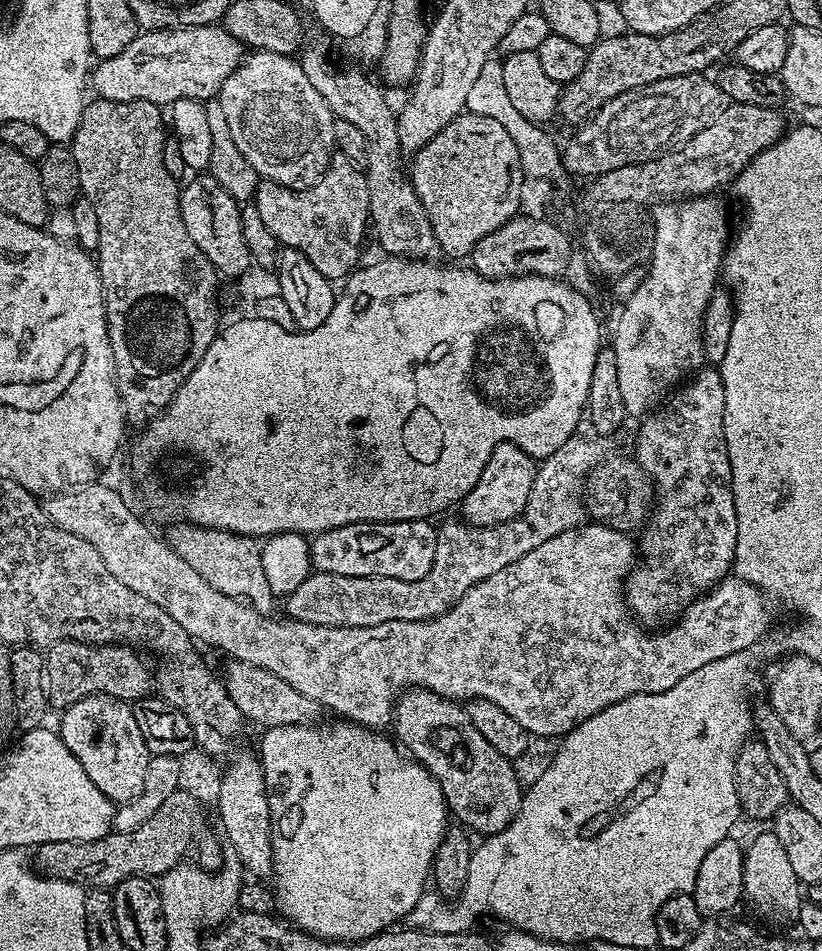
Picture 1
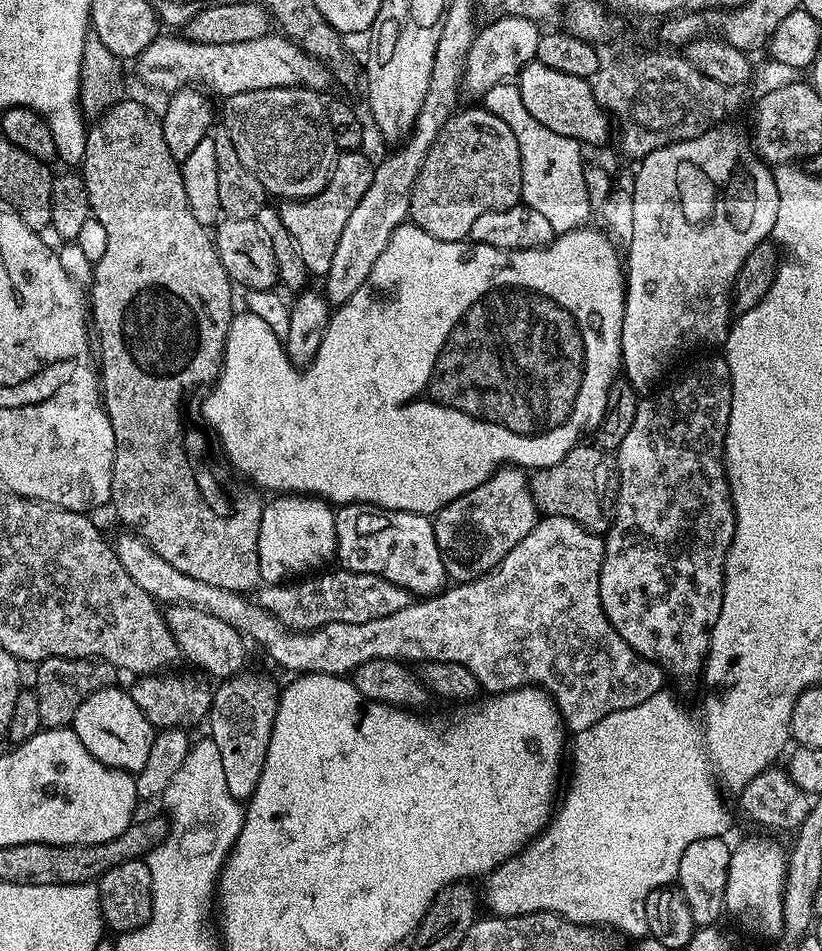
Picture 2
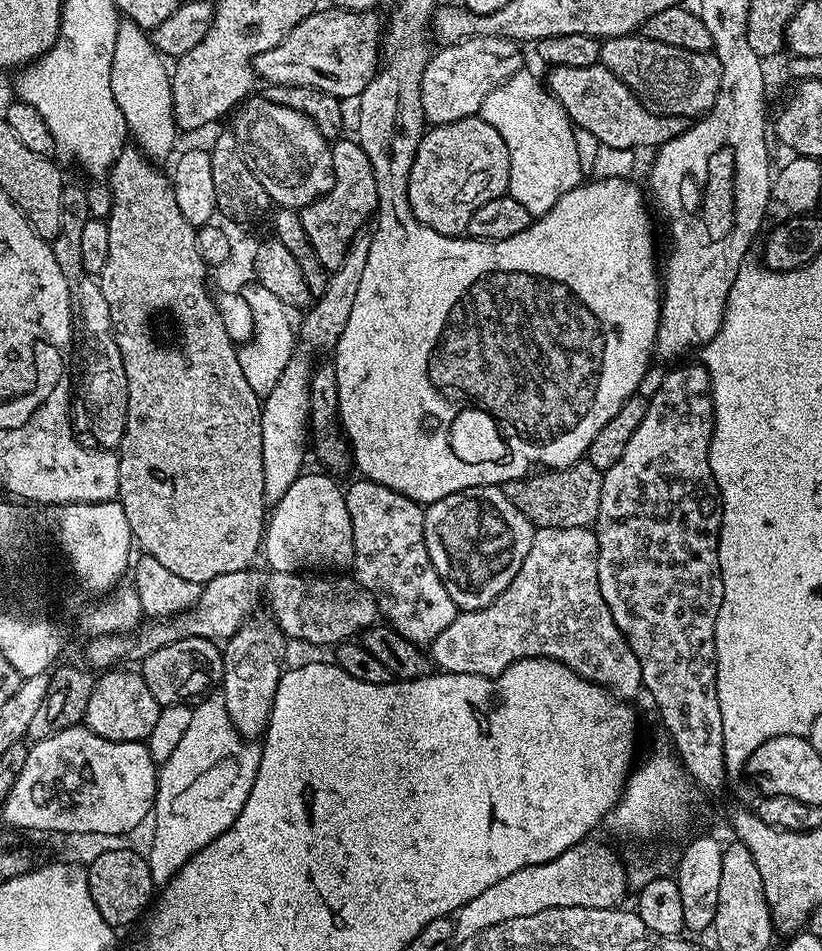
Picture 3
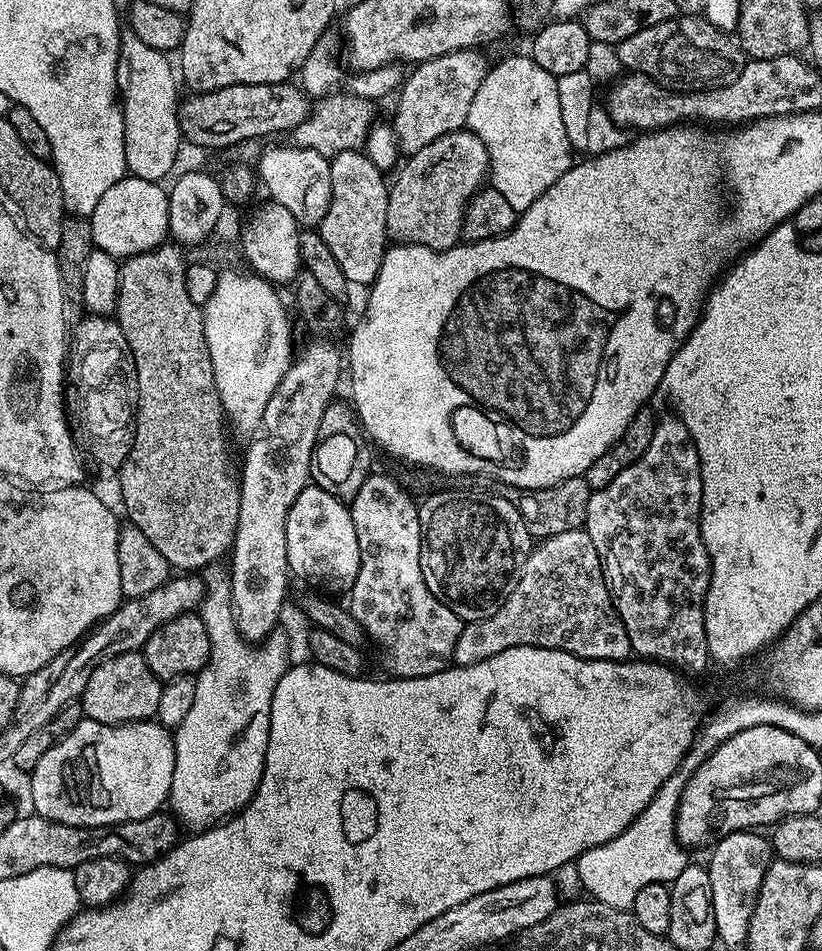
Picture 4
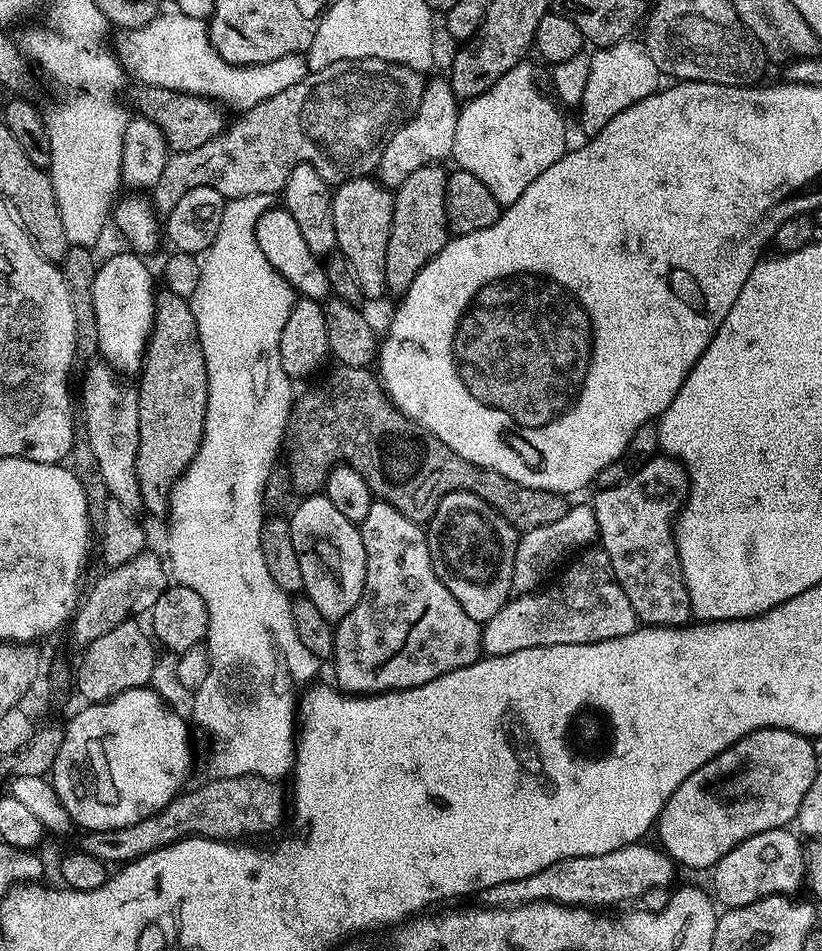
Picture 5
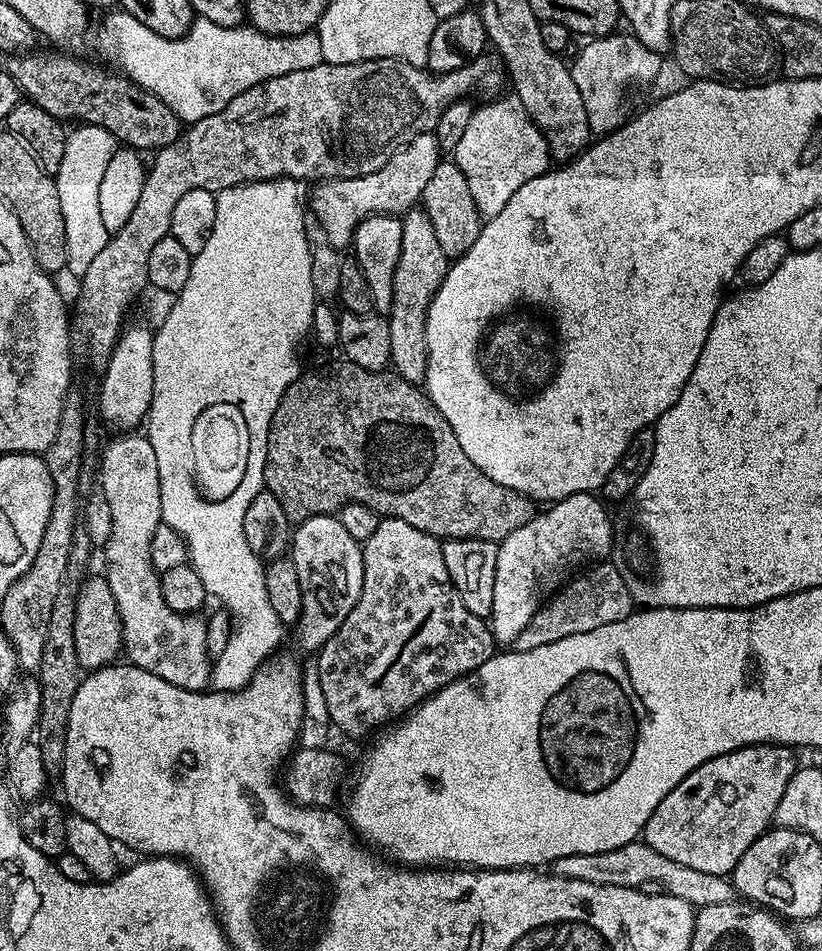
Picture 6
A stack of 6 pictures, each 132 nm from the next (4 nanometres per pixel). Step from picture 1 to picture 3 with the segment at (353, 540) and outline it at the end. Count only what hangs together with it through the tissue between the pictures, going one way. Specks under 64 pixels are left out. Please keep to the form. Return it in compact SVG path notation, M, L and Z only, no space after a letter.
M356 478L352 485L347 485L344 497L346 510L350 510L350 526L354 530L356 583L376 599L379 615L394 631L419 646L431 645L432 640L438 638L438 634L442 634L450 622L454 622L458 609L454 598L446 594L446 586L442 586L442 578L438 578L438 570L434 570L430 554L426 554L424 508L415 500L398 494L398 490L390 490L390 486L363 478Z

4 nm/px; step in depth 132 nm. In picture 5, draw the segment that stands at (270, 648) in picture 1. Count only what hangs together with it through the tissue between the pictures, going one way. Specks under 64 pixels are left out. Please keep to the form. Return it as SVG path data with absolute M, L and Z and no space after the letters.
M592 546L581 551L564 570L549 588L544 586L513 595L494 618L483 621L480 650L484 656L514 654L518 650L546 646L606 642L610 638L622 638L637 628L634 606L630 606L626 590L618 586L618 578L614 578L610 558L603 548Z

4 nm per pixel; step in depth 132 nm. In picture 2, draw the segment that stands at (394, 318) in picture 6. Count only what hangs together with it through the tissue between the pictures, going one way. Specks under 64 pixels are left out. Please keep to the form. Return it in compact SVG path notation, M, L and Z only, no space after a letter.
M483 106L463 108L453 112L446 126L442 126L418 170L410 194L408 214L411 223L426 230L426 234L434 234L434 238L439 240L463 240L470 234L470 226L474 226L475 220L486 214L486 210L506 210L521 203L522 158L514 130Z

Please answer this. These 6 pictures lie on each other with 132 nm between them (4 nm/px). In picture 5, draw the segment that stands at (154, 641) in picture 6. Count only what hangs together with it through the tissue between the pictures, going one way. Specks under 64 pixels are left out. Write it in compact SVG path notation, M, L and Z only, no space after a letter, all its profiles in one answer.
M92 362L84 372L84 381L80 384L80 396L84 399L84 428L88 445L94 450L94 458L98 458L98 470L102 470L102 482L106 482L108 494L122 506L130 510L141 507L140 487L136 473L136 459L138 458L138 392L135 387L127 384L125 377L106 362Z

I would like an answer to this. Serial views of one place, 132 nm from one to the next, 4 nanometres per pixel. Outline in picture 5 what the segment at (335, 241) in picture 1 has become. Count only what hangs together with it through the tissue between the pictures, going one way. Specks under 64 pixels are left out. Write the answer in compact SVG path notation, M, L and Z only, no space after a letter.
M359 176L335 185L332 193L334 232L339 255L354 266L358 274L358 286L362 286L364 300L380 300L388 292L386 282L386 246L390 242L390 226L394 218L393 189L380 183L372 176Z

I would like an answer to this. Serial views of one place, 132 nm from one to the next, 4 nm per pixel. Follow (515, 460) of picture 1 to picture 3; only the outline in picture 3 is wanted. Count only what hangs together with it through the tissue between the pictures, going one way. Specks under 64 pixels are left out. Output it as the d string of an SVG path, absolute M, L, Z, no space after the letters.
M483 484L466 490L458 490L454 494L446 494L438 502L424 508L424 541L426 554L430 554L430 562L434 570L438 570L438 578L442 578L442 586L446 586L446 594L454 598L457 609L473 612L479 608L490 606L514 582L514 574L522 570L522 562L526 562L526 554L530 554L530 542L534 538L536 528L506 498L503 487L494 484Z

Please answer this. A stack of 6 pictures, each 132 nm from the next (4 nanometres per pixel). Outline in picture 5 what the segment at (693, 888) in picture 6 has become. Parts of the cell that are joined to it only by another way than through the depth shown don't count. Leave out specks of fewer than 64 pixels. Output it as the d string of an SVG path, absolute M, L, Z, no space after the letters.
M646 842L627 844L610 854L575 856L554 862L530 878L514 878L514 882L498 882L483 893L487 907L492 910L504 908L518 909L523 904L533 904L539 900L553 900L555 904L570 904L593 910L607 909L607 904L624 904L627 900L639 901L646 890L668 888L678 873L671 856L659 847L650 848Z

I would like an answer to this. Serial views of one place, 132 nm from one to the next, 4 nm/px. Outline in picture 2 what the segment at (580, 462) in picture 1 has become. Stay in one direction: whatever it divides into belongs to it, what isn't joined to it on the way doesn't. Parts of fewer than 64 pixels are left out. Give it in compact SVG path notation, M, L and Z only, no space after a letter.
M332 570L309 575L299 582L281 582L261 587L258 602L265 612L298 632L312 632L330 622L374 622L374 618L398 614L398 610L406 610L406 606L413 603L411 592L381 576L347 570L328 571Z

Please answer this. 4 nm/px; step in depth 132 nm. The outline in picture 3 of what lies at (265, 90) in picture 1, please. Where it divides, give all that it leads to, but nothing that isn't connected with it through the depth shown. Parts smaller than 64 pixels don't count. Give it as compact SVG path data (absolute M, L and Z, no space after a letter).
M249 98L235 116L236 125L231 125L230 131L236 137L242 158L246 158L246 166L254 170L254 178L262 182L273 205L299 210L330 190L334 182L330 141L306 114L298 114L290 106L278 106L278 102Z

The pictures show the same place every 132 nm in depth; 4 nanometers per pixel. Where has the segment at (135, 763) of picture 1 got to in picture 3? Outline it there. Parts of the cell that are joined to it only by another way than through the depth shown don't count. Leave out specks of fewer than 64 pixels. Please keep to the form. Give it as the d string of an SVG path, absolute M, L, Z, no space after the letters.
M104 670L96 676L90 702L86 702L83 723L92 731L93 736L118 742L144 742L157 724L162 705L156 701L154 694L150 694L139 671L120 671L124 670Z

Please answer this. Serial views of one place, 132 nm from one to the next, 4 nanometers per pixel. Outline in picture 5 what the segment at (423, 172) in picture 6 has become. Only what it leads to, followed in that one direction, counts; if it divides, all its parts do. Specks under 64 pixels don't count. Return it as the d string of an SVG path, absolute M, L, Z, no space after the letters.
M429 79L425 83L419 108L384 142L384 153L378 165L380 183L395 190L402 182L406 182L406 178L410 178L410 174L414 174L414 170L427 164L444 162L444 159L447 161L452 155L454 130L458 127L460 109L461 105L447 79Z

